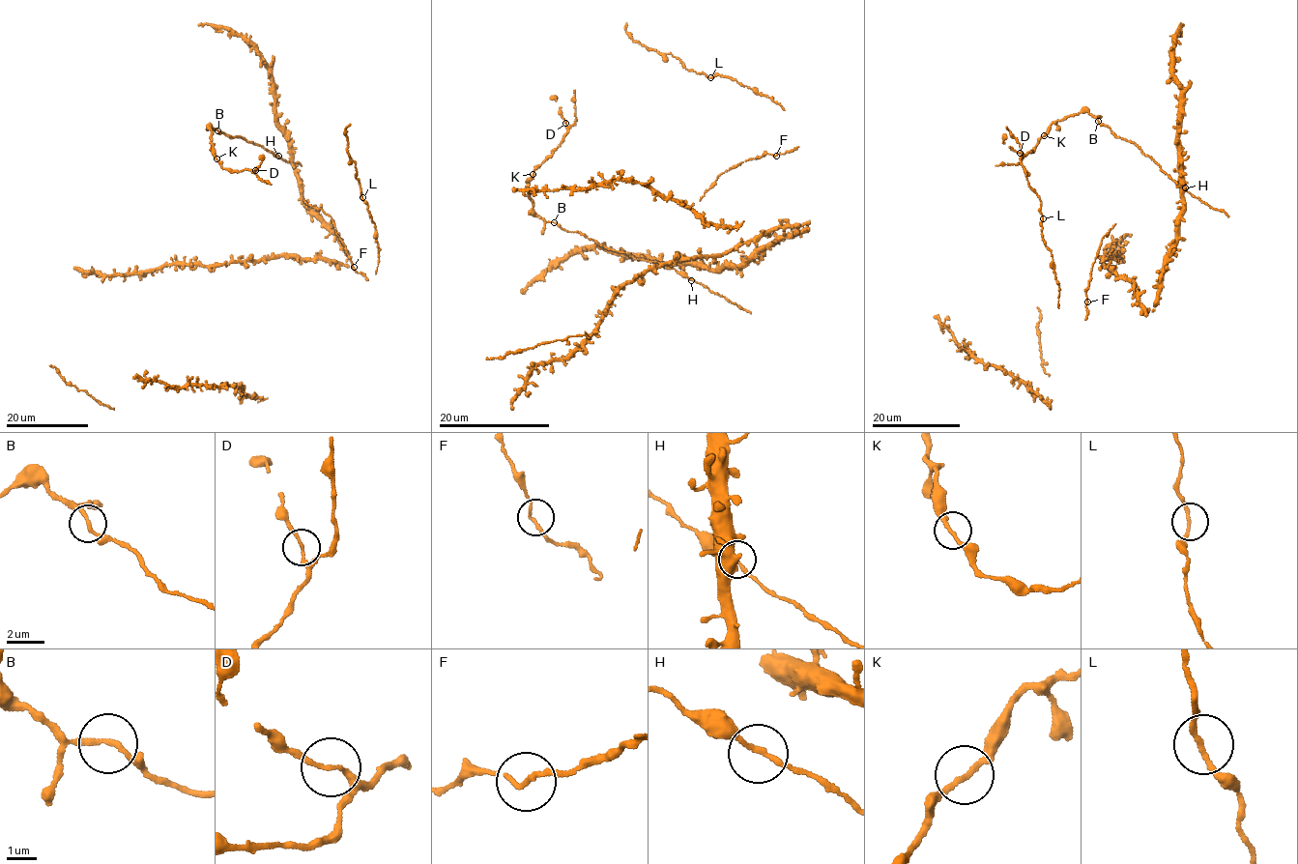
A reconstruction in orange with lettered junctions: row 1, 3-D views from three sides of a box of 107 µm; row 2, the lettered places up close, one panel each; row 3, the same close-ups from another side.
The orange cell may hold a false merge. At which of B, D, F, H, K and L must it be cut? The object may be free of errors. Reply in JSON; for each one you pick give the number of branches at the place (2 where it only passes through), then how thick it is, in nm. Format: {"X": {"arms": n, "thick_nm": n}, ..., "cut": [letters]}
{"cut": []}

